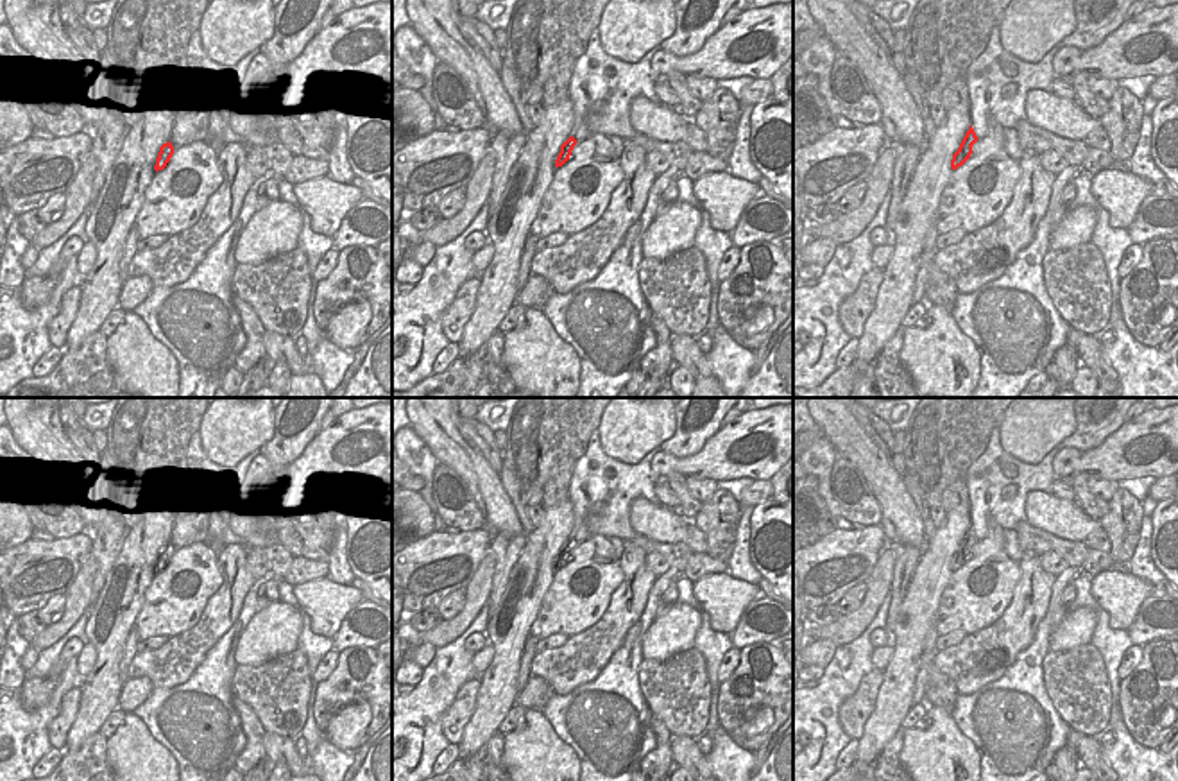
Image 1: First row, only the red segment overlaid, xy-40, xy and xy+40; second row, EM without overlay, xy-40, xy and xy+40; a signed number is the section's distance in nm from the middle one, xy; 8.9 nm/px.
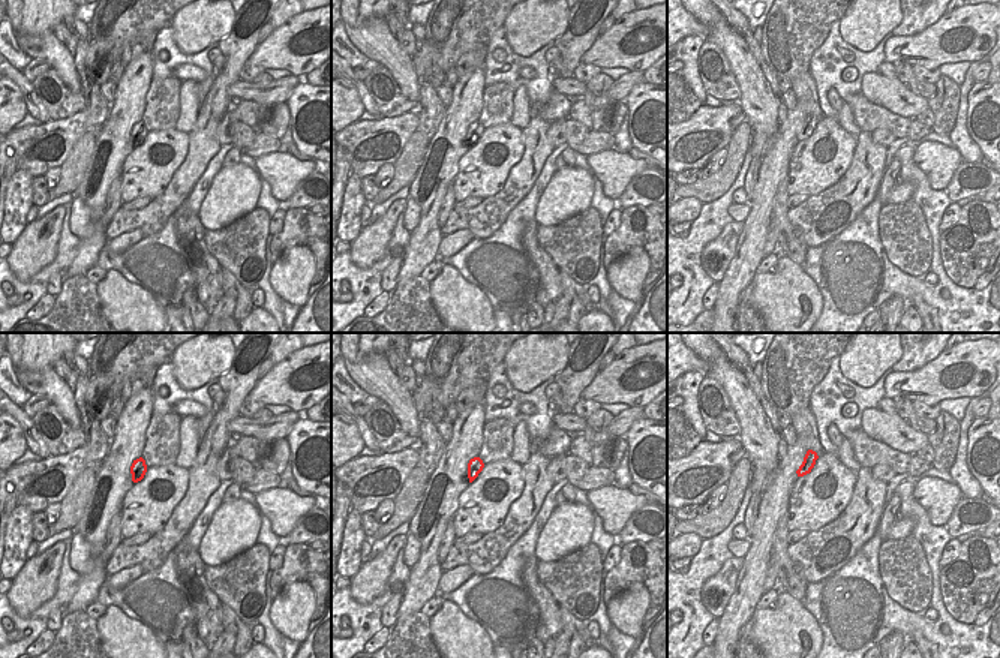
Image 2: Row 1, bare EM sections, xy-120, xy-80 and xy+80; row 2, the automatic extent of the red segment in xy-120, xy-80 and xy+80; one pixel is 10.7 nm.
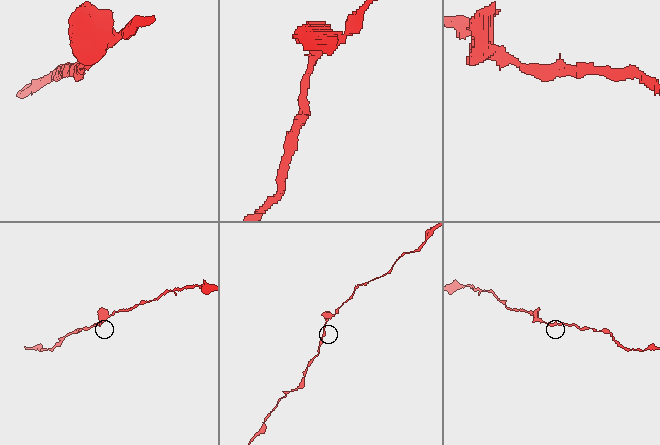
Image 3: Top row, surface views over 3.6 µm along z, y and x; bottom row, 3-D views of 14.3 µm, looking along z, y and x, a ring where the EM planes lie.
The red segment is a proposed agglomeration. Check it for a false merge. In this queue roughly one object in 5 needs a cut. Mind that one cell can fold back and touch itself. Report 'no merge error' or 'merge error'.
no merge error

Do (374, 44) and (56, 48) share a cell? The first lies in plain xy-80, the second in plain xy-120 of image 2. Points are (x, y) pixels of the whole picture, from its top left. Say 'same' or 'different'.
same

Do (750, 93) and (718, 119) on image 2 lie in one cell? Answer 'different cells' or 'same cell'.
different cells

